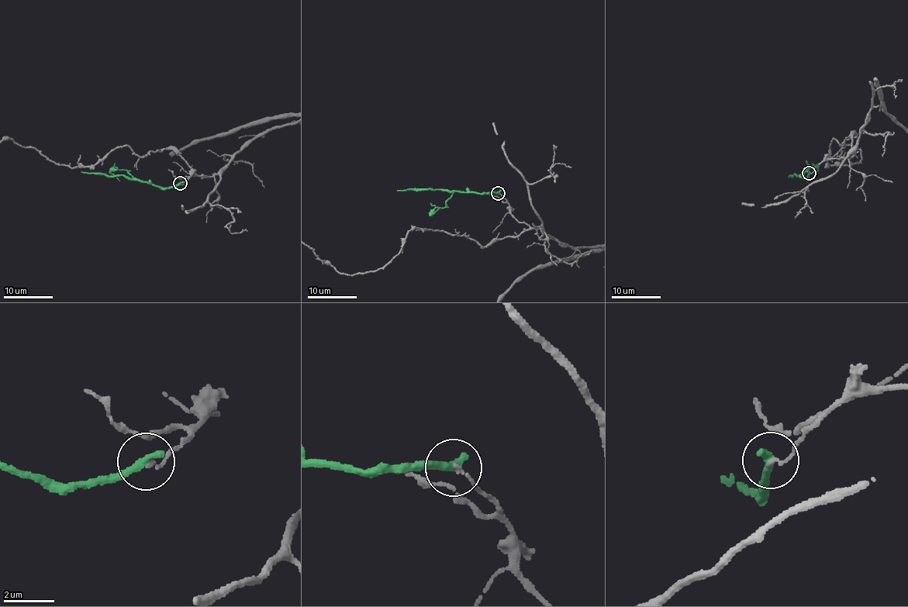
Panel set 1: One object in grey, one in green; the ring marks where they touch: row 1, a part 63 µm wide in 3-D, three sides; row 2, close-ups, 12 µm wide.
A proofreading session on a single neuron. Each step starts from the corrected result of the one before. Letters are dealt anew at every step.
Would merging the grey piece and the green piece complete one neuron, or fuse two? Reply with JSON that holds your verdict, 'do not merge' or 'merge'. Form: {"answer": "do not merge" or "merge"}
{"answer": "do not merge"}

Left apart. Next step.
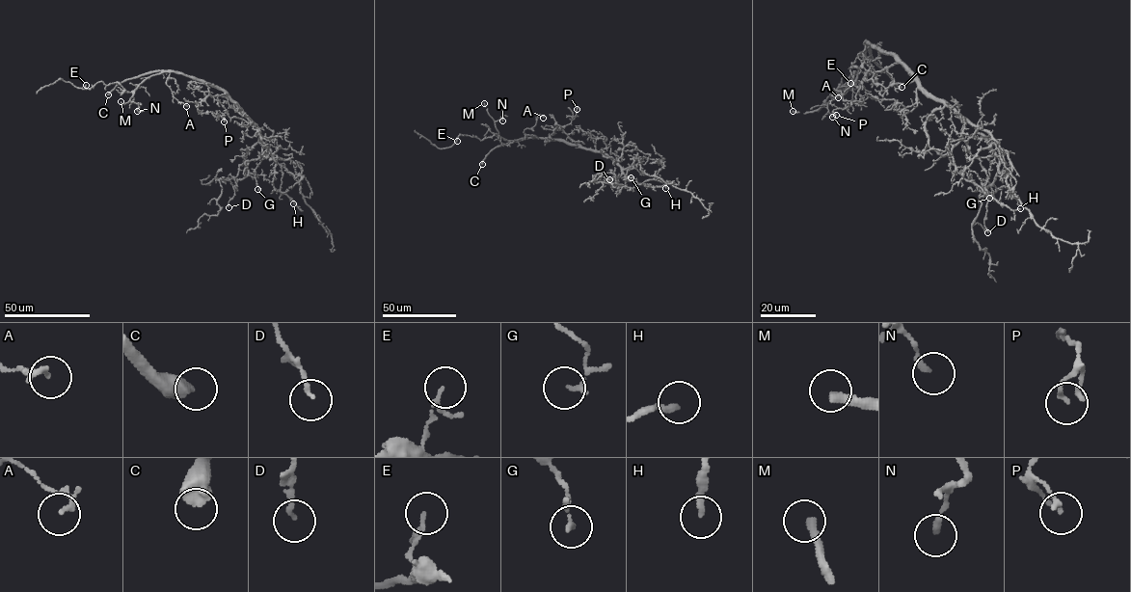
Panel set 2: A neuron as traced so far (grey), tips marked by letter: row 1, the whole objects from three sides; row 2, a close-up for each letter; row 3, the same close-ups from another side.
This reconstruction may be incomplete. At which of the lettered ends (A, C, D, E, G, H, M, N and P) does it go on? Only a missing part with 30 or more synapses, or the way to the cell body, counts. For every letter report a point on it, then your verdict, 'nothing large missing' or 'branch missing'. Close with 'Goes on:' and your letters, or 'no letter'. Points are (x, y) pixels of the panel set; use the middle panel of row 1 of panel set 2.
A: place (543, 118); nothing large missing
C: place (482, 164); branch missing
D: place (609, 179); nothing large missing
E: place (457, 141); nothing large missing
G: place (631, 177); nothing large missing
H: place (665, 188); branch missing
M: place (484, 103); branch missing
N: place (502, 121); nothing large missing
P: place (577, 109); nothing large missing
Goes on: C, H, M

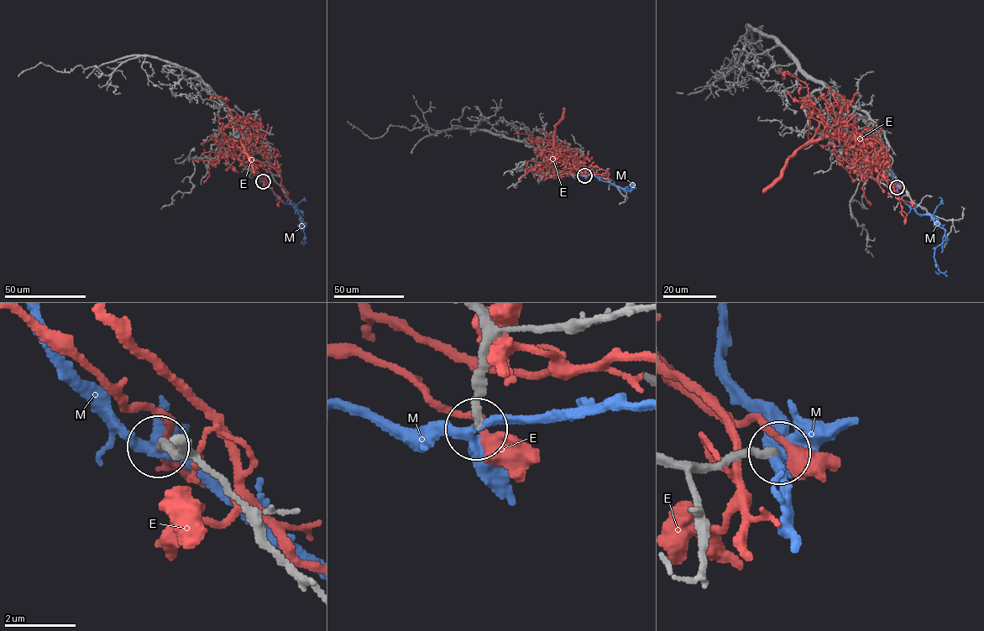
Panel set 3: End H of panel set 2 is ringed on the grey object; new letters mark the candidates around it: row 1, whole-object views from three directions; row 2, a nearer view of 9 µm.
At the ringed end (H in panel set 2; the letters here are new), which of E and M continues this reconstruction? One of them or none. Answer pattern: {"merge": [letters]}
{"merge": []}

